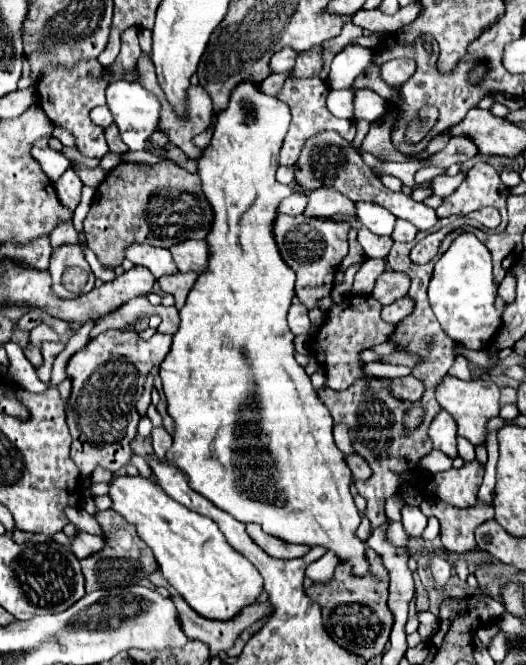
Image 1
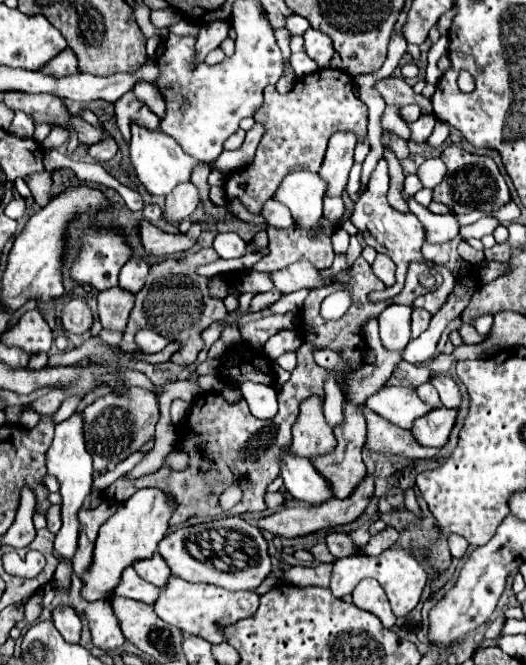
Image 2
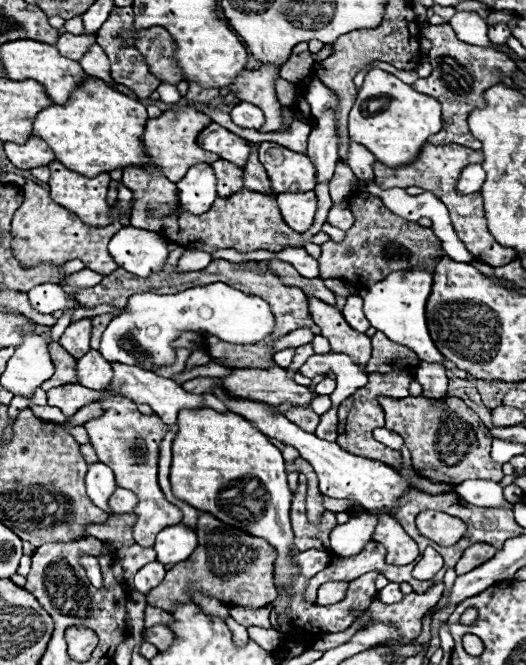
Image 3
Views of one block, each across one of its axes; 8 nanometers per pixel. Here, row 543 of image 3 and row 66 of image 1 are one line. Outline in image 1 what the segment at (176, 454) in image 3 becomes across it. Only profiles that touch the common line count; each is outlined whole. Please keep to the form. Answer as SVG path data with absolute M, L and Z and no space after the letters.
M282 48L280 52L276 52L270 58L270 72L278 74L278 72L288 72L294 68L294 60L296 60L296 52L292 48Z

